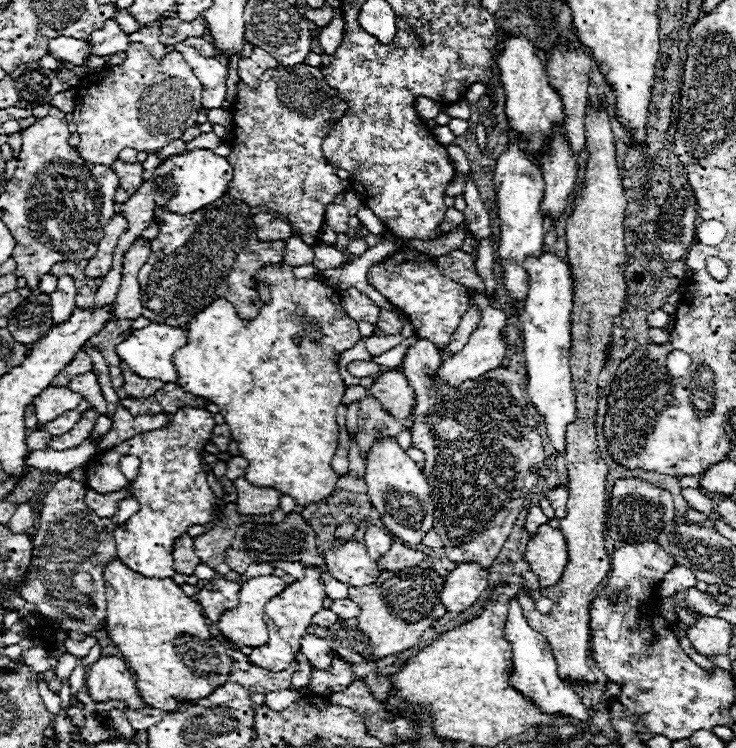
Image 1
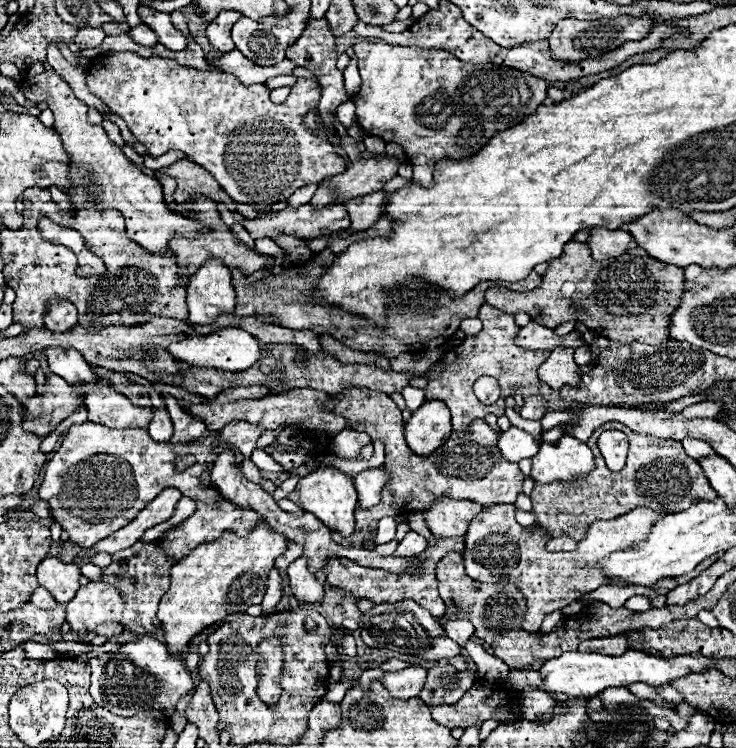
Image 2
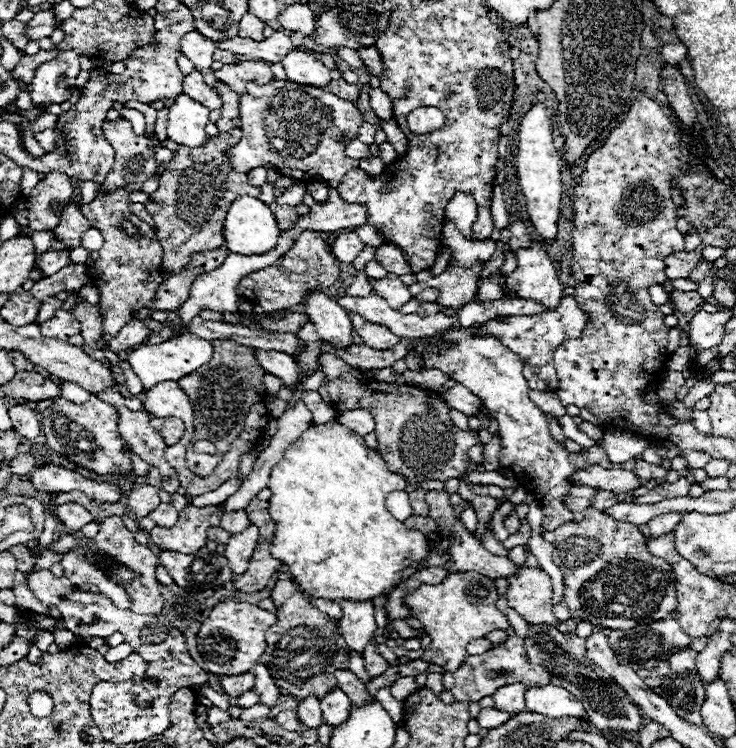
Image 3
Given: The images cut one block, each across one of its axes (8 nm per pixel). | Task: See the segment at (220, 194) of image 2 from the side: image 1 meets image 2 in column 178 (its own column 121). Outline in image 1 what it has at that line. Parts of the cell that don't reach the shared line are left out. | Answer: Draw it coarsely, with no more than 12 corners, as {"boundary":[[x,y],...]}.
{"boundary":[[116,160],[110,168],[118,176],[124,200],[142,186],[142,164]]}

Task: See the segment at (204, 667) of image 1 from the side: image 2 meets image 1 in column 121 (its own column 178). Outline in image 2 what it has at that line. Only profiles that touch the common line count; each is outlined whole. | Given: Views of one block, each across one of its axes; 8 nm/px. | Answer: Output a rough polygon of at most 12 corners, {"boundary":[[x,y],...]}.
{"boundary":[[260,520],[170,570],[168,650],[260,604],[286,536]]}

